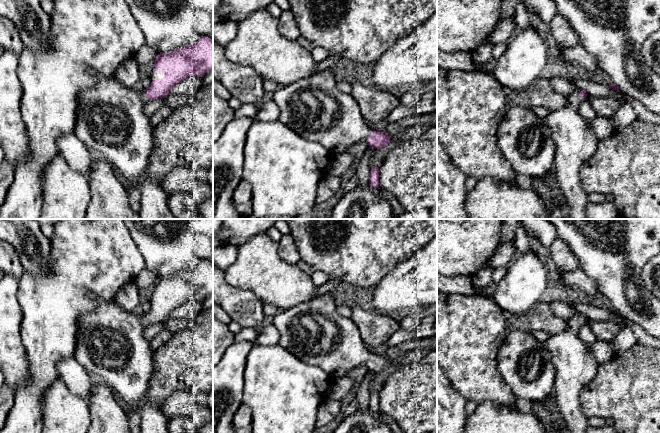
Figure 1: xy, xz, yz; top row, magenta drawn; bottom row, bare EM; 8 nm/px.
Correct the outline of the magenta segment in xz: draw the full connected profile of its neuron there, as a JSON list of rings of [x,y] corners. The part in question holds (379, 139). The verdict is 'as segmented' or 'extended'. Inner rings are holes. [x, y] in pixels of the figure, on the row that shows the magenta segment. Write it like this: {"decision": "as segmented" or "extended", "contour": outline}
{"decision": "extended", "contour": [[[330,68],[309,78],[280,86],[274,91],[273,101],[279,107],[279,122],[300,136],[319,142],[333,155],[343,154],[361,141],[366,141],[370,147],[377,149],[384,148],[390,143],[391,136],[382,131],[375,131],[367,125],[355,99],[337,89]]]}

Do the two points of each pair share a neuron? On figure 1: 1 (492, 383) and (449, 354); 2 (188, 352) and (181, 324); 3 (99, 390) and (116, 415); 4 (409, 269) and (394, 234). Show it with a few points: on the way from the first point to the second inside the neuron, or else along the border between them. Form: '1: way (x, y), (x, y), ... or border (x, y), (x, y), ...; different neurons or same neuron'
1: way (481, 379), (460, 358); same neuron
2: border (194, 318), (194, 322), (187, 328), (174, 332); different neurons
3: way (102, 396), (102, 401), (110, 409); same neuron
4: border (424, 246), (400, 261), (386, 274); different neurons

